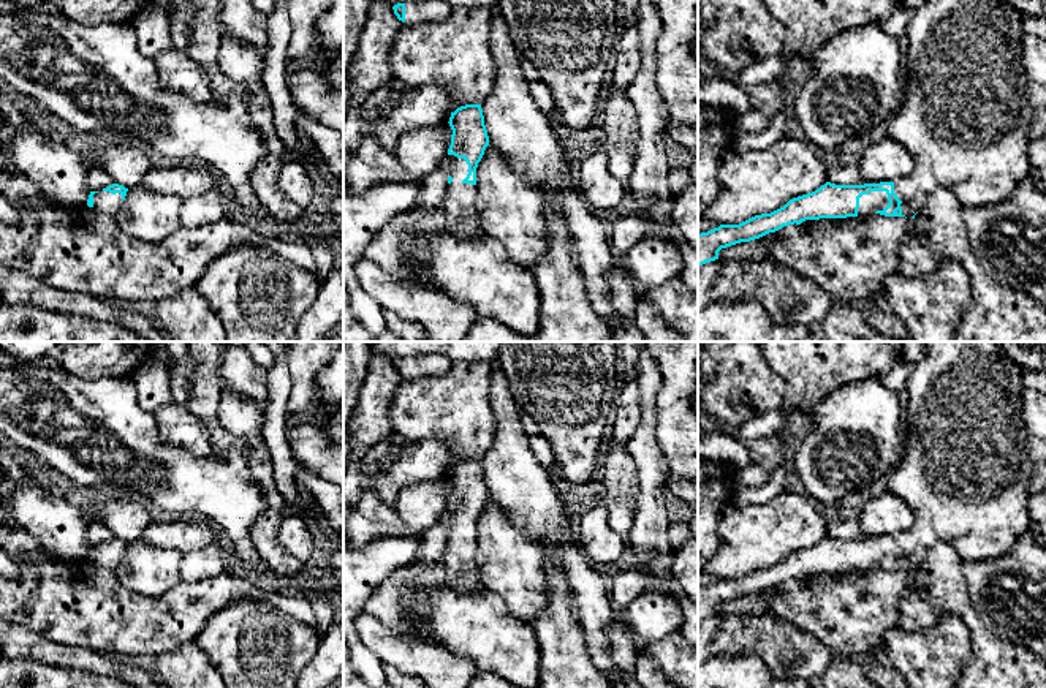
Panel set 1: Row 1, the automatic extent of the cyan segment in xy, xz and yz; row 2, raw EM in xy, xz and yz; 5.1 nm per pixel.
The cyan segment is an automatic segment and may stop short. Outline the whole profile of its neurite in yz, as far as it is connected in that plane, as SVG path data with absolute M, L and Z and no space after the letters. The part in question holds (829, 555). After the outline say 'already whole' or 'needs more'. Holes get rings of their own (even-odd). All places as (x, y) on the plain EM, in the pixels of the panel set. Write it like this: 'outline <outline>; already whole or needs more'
outline M926 342L924 357L915 362L904 392L908 414L905 452L896 471L888 474L888 489L913 511L910 530L894 536L836 539L826 536L818 544L790 554L783 561L755 569L739 579L720 579L698 588L698 622L718 614L722 603L760 593L788 579L805 574L847 573L880 568L913 574L927 550L938 541L954 547L962 561L991 561L1008 554L1029 530L1029 481L1035 470L1029 456L1024 427L1021 369L995 342Z; needs more

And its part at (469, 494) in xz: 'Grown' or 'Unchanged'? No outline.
Grown

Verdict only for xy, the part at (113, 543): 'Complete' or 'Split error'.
Split error

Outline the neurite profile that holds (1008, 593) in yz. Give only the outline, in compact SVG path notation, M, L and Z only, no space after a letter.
M1029 527L1008 554L991 561L962 561L962 569L983 625L994 636L1024 645L1046 661L1046 547L1037 541L1033 530Z

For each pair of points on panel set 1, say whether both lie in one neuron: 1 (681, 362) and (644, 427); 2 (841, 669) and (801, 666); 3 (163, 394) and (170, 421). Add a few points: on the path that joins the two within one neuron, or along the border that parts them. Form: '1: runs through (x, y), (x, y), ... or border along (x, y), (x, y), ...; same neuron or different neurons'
1: border along (657, 369), (660, 378), (657, 394), (659, 443); different neurons
2: border along (834, 657), (826, 671); different neurons
3: border along (173, 400), (154, 413); different neurons

